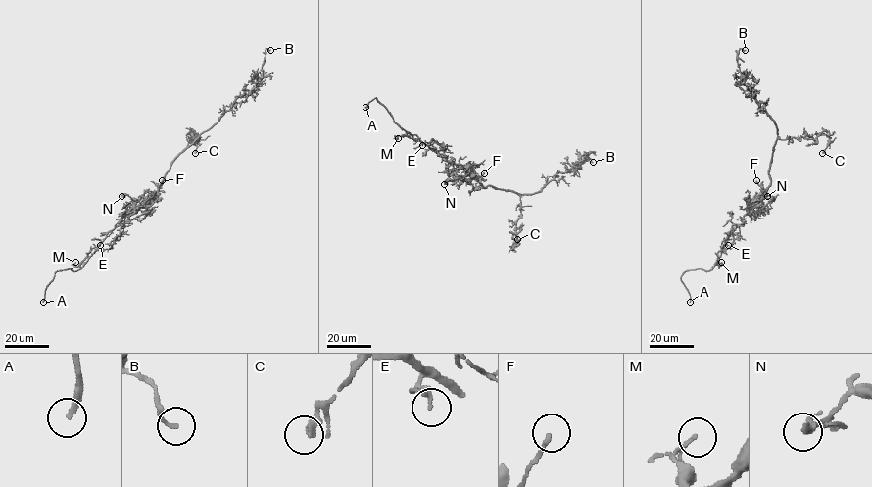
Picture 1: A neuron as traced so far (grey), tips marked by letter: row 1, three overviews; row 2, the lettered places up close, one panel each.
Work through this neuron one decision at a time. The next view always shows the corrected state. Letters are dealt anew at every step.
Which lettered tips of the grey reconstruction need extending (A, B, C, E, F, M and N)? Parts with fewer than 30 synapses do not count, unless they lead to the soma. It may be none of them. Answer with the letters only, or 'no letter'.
A

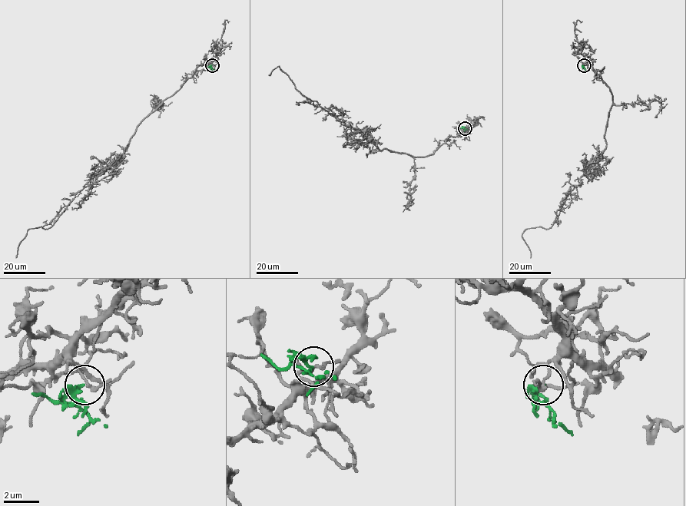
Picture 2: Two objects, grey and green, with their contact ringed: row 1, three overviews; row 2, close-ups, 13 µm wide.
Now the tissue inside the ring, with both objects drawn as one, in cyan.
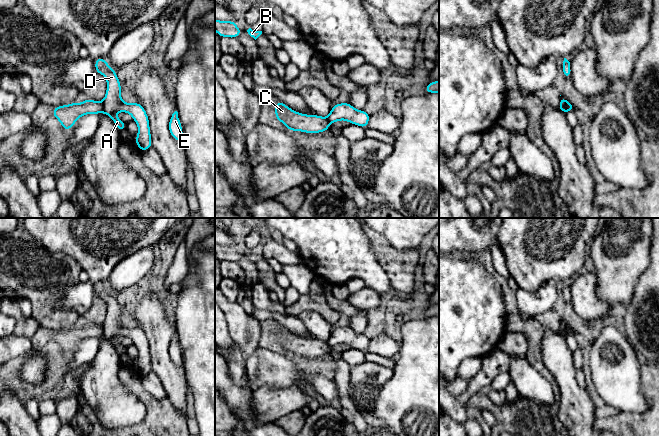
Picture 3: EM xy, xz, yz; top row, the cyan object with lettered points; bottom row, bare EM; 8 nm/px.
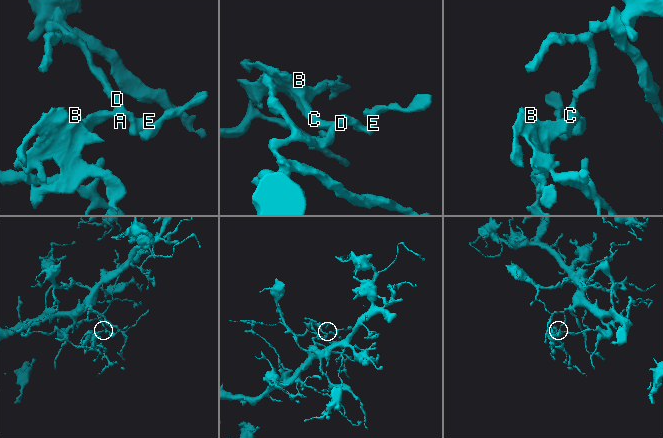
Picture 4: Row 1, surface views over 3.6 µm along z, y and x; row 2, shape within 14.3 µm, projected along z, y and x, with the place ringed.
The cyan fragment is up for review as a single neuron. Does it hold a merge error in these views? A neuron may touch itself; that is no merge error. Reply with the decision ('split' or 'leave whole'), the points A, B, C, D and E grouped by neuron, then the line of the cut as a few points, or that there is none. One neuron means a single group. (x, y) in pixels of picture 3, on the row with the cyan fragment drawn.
split; A D E / B C; cut in yz along (568, 102), (565, 112)

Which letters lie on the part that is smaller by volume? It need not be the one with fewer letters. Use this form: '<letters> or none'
B, C

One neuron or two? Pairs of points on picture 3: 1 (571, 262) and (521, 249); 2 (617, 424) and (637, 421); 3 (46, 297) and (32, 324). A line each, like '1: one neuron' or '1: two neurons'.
1: one neuron
2: one neuron
3: two neurons

